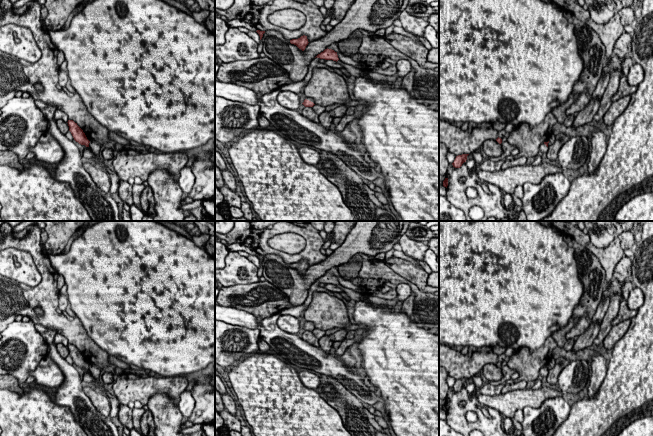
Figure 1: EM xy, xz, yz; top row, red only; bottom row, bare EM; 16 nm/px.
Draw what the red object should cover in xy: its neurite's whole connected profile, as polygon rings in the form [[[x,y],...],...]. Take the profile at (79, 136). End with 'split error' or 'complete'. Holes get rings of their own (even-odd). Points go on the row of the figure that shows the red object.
[[[68,120],[69,131],[71,132],[74,140],[81,145],[89,147],[90,141],[87,139],[83,130],[73,120]]]; complete

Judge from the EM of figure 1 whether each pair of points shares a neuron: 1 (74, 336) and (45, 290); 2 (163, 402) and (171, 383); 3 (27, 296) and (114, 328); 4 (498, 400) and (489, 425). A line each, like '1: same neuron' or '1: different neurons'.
1: same neuron
2: different neurons
3: different neurons
4: different neurons

